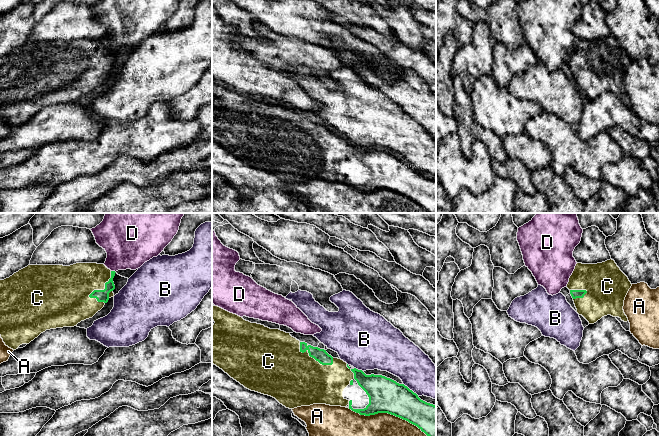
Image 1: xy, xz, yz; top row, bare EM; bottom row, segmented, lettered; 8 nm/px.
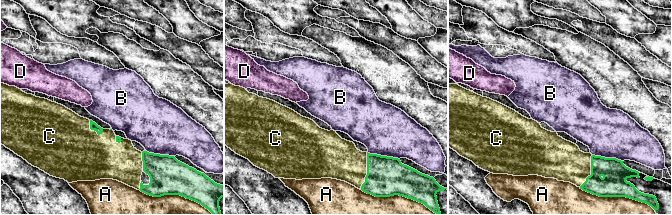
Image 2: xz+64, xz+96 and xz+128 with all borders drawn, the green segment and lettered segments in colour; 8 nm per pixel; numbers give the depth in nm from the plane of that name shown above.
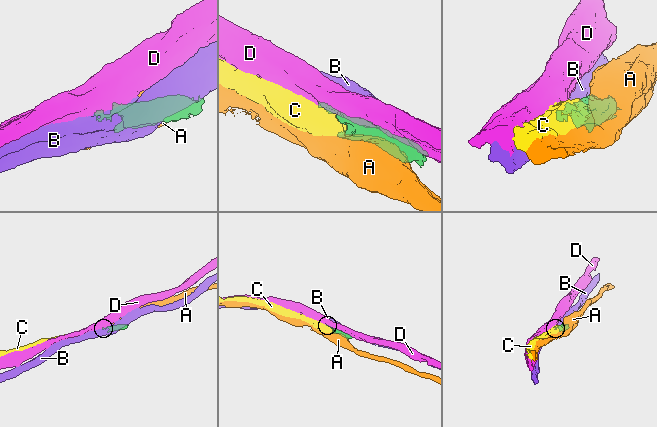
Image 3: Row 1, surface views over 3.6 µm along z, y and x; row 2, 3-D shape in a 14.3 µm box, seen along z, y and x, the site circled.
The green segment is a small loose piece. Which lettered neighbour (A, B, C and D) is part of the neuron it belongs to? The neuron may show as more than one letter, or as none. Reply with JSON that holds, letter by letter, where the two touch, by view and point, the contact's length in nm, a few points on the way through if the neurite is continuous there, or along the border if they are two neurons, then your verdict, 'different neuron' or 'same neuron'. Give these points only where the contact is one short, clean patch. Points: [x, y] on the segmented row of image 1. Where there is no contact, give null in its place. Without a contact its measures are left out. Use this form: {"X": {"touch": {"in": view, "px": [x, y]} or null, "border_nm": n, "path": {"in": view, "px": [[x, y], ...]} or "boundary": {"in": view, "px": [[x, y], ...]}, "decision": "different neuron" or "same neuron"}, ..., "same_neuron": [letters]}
{"A": {"touch": {"in": "xz", "px": [388, 413]}, "border_nm": 700, "decision": "different neuron"}, "B": {"touch": {"in": "xz", "px": [411, 390]}, "border_nm": 160, "decision": "different neuron"}, "C": {"touch": {"in": "xz", "px": [312, 357]}, "border_nm": 320, "decision": "same neuron"}, "D": {"touch": {"in": "xy", "px": [113, 271]}, "border_nm": 40, "decision": "different neuron"}, "same_neuron": ["C"]}

